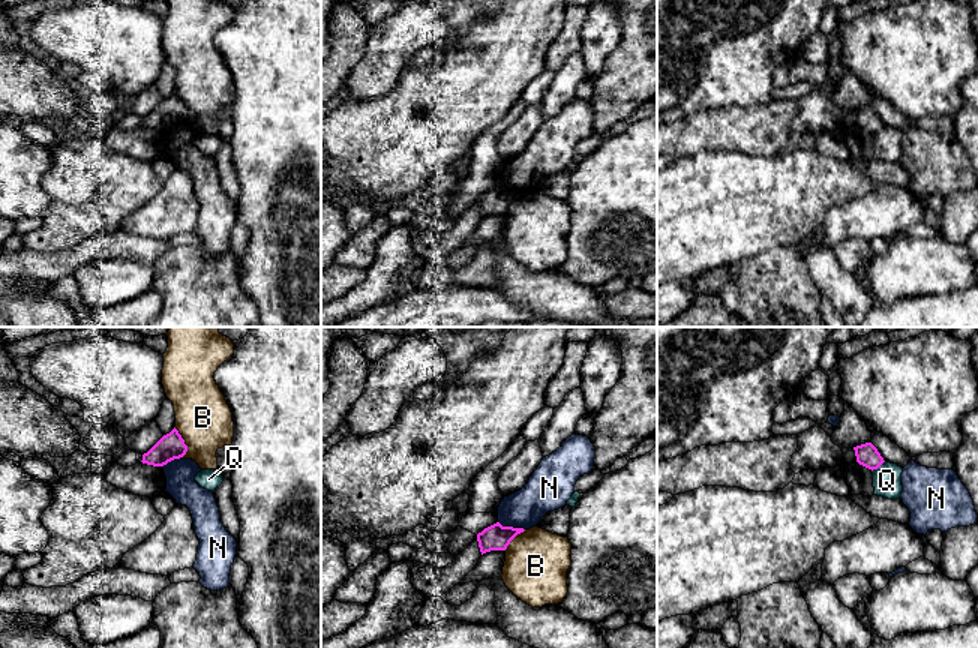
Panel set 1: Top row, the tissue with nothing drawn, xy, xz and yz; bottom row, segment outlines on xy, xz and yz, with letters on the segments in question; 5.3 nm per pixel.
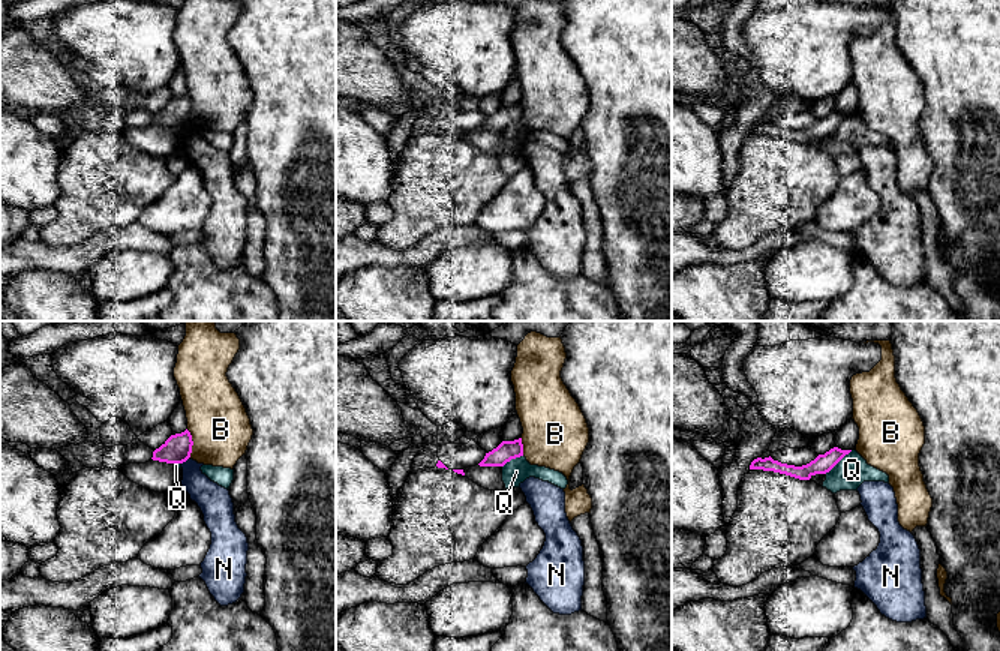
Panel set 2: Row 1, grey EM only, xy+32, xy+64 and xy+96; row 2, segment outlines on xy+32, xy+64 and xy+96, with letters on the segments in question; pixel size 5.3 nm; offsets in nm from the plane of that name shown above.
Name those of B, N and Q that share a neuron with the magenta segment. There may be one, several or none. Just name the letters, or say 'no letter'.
no letter

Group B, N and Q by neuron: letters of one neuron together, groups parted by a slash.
B / N / Q

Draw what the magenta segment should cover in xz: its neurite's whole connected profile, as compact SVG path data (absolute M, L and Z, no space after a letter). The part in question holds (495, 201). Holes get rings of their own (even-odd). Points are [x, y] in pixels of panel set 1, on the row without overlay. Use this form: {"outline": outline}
{"outline": "M500 186L484 192L477 198L482 219L490 214L506 214L510 206L524 195L524 192L502 190Z"}

